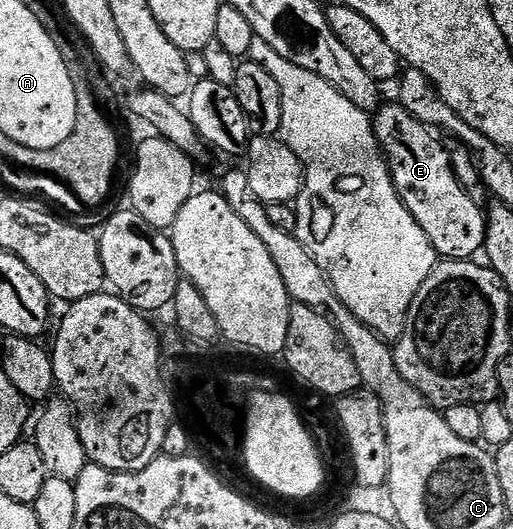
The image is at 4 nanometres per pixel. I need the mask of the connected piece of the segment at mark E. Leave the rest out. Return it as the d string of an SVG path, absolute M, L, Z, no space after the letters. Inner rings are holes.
M401 106L383 107L381 115L376 115L375 127L379 141L391 157L393 182L404 198L407 208L427 232L438 255L445 260L465 260L476 255L473 253L480 251L487 241L487 214L484 209L481 211L481 206L473 199L472 192L457 179L453 158L449 155L448 148L441 143L440 136L433 131L436 129L416 113L408 114Z

